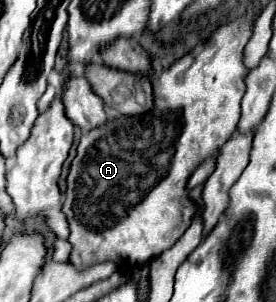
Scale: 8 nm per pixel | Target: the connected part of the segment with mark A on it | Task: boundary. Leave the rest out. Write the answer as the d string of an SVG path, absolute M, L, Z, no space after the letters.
M241 17L219 27L207 43L197 45L155 79L151 111L137 117L109 119L105 125L95 127L81 137L69 169L67 193L61 209L69 223L69 263L77 271L107 261L117 265L121 265L121 261L129 265L151 261L173 247L191 225L195 205L189 201L185 185L201 161L219 157L221 147L237 129L241 115L239 103L245 93L243 47L251 37L251 29L251 23L243 23Z

